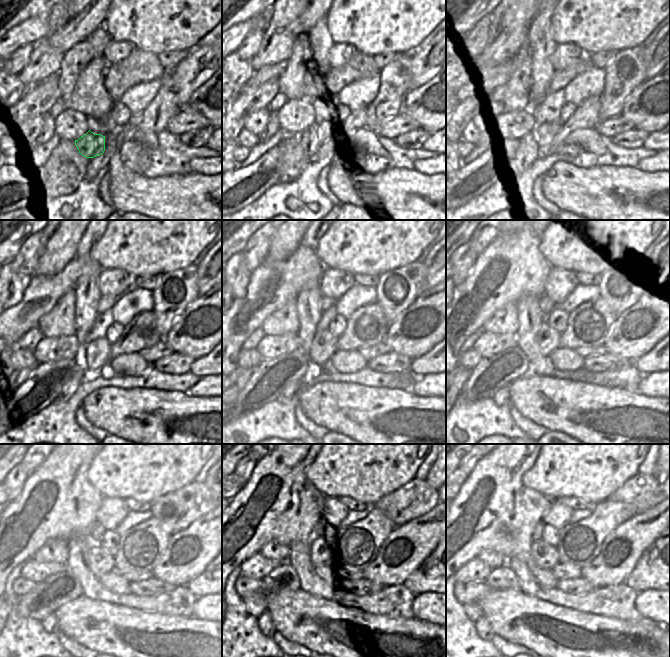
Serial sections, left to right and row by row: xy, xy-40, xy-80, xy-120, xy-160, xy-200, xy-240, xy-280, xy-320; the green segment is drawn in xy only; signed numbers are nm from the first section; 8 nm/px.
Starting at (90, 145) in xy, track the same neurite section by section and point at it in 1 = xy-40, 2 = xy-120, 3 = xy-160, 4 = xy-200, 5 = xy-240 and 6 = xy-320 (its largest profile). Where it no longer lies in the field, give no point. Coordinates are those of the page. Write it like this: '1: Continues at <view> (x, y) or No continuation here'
1: Continues at xy-40 (313, 141)
2: Continues at xy-120 (95, 354)
3: Continues at xy-160 (324, 345)
4: Continues at xy-200 (548, 339)
5: Continues at xy-240 (100, 562)
6: Continues at xy-320 (545, 556)

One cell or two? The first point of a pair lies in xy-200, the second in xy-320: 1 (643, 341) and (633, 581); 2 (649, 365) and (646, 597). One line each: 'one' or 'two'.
1: two
2: two

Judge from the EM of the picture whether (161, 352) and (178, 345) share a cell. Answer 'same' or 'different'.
different

